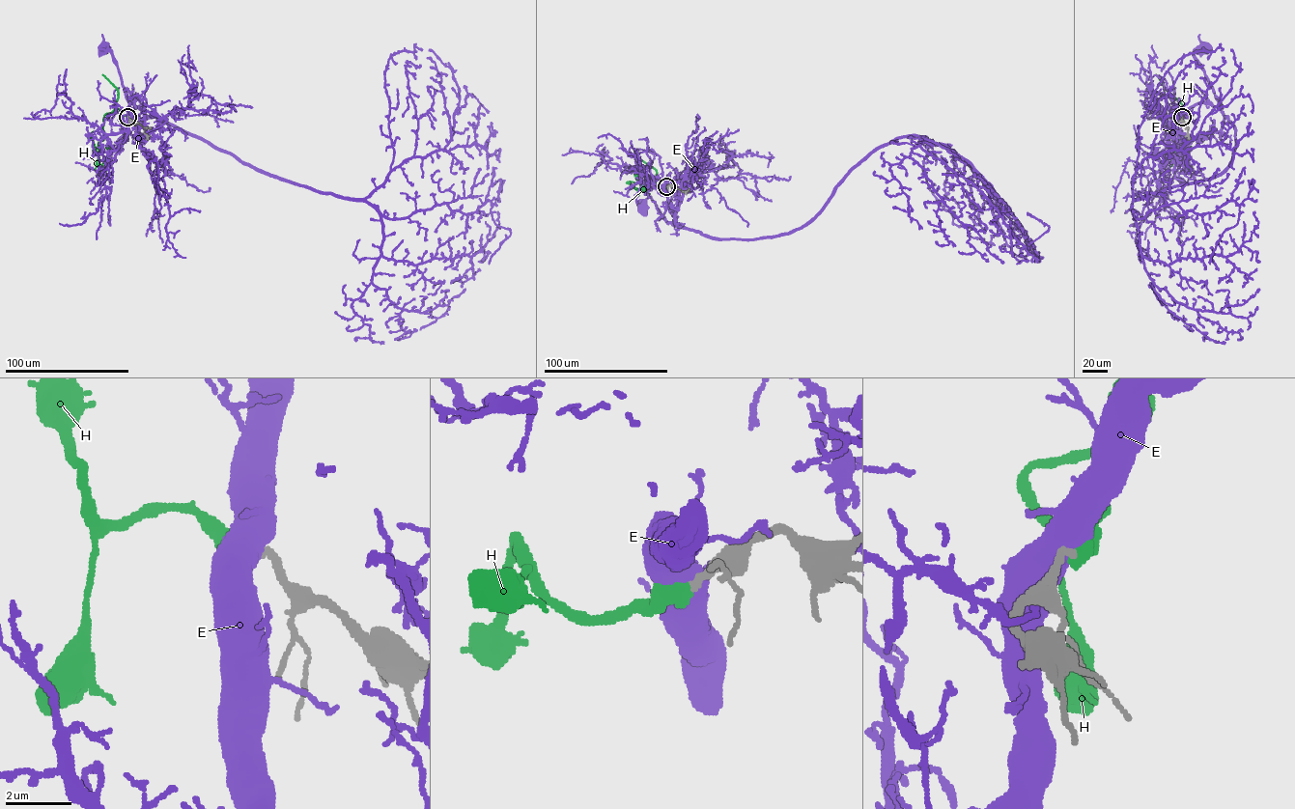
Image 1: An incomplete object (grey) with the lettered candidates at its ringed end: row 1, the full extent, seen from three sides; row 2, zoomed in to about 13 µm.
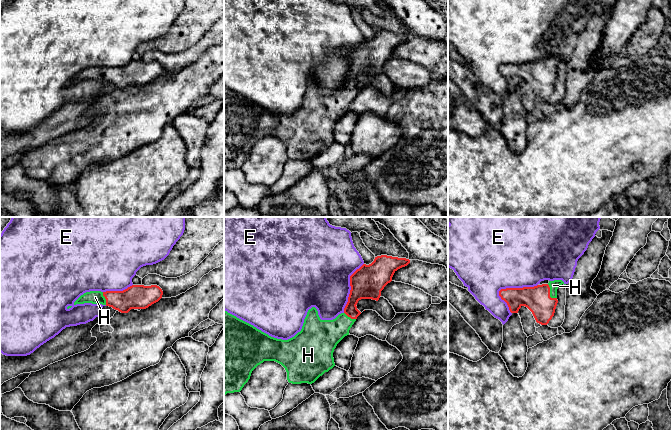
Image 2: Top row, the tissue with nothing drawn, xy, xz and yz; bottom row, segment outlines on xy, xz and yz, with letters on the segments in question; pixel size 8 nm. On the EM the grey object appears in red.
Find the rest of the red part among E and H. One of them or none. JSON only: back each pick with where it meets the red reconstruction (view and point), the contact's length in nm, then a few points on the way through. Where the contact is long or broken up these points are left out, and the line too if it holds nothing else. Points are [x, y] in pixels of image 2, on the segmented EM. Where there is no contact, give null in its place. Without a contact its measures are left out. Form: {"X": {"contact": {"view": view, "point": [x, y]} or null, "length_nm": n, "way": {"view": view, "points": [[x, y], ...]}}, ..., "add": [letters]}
{"H": {"contact": {"view": "yz", "point": [549, 293]}, "length_nm": 140}, "add": ["H"]}

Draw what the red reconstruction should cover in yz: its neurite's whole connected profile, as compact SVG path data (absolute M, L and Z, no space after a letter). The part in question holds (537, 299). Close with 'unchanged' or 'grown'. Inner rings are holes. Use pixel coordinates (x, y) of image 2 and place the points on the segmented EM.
M554 280L534 287L506 288L499 291L499 296L507 303L511 313L518 313L525 306L537 323L547 325L554 316L558 303L557 289L562 284L562 280Z; grown

